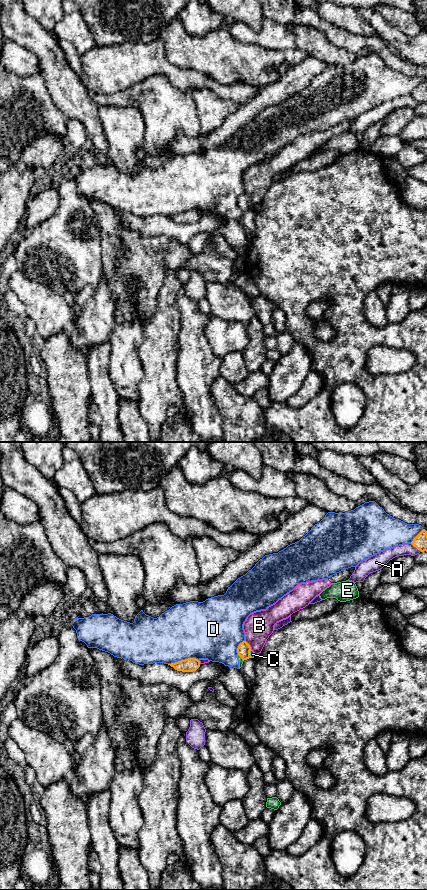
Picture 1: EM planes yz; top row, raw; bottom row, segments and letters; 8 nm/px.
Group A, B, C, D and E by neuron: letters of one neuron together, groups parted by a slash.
A / B / C / D E

